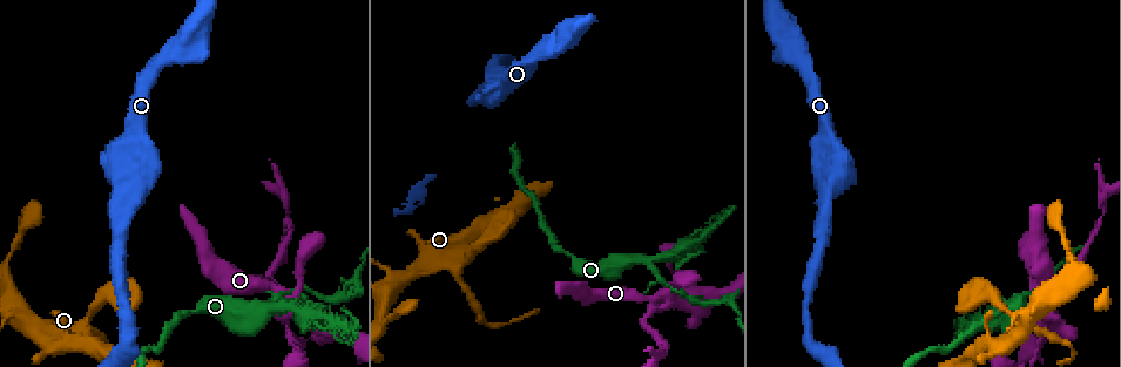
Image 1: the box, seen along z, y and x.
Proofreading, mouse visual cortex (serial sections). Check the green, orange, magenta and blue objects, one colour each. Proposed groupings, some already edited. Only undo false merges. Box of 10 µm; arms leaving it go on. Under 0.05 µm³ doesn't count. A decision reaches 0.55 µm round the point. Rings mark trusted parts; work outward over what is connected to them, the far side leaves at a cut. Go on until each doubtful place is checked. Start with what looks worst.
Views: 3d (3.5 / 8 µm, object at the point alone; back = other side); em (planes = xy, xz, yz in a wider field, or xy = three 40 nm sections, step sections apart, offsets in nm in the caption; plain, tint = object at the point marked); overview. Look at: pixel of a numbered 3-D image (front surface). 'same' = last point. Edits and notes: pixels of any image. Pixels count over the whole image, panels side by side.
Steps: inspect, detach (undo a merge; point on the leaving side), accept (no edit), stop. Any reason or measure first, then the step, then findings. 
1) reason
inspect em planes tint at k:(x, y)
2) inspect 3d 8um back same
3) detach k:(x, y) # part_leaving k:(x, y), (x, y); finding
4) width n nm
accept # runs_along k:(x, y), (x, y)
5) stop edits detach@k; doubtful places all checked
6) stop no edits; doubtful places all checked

abrupt turn
inspect 3d 3.5um at 1:(656, 295)

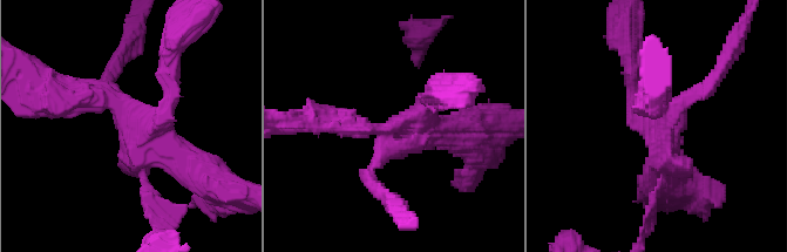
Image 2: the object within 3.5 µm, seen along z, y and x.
shape alone is not enough
inspect em planes tint at 2:(135, 131)

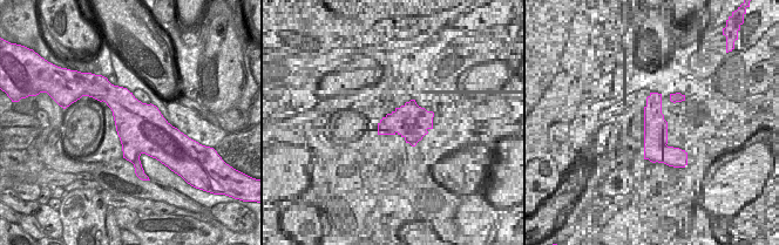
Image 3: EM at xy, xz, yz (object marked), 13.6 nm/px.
inspect em xy step 3 tint same

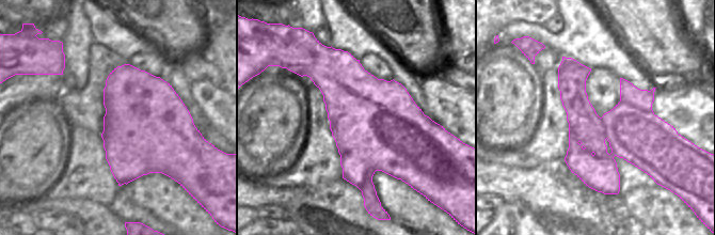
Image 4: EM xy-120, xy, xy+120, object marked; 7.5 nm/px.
accept # runs_along 2:(77, 97), (110, 97), (201, 174); continuous, no second cell

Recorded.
a fork
inspect 3d 3.5um at 1:(650, 260)

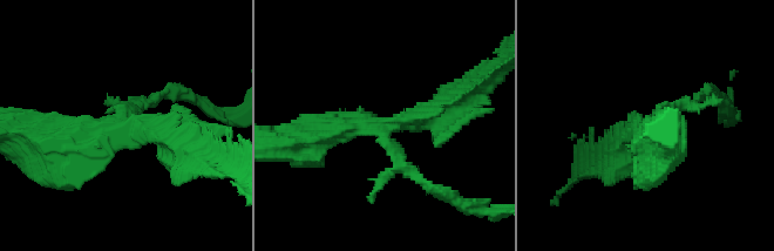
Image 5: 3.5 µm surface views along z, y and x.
inspect em planes tint at 5:(118, 127)

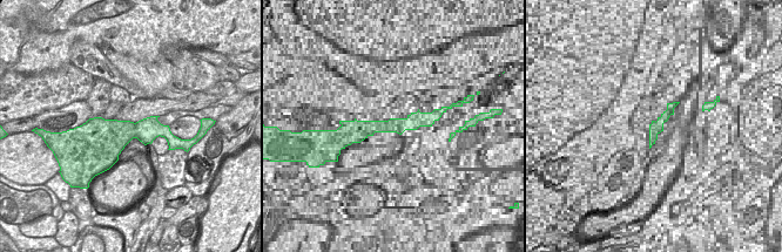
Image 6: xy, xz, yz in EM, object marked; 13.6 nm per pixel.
detach 5:(164, 129) # part_leaving 5:(102, 136), (203, 148); a second cell is stuck on

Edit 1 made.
see it whole again
inspect overview

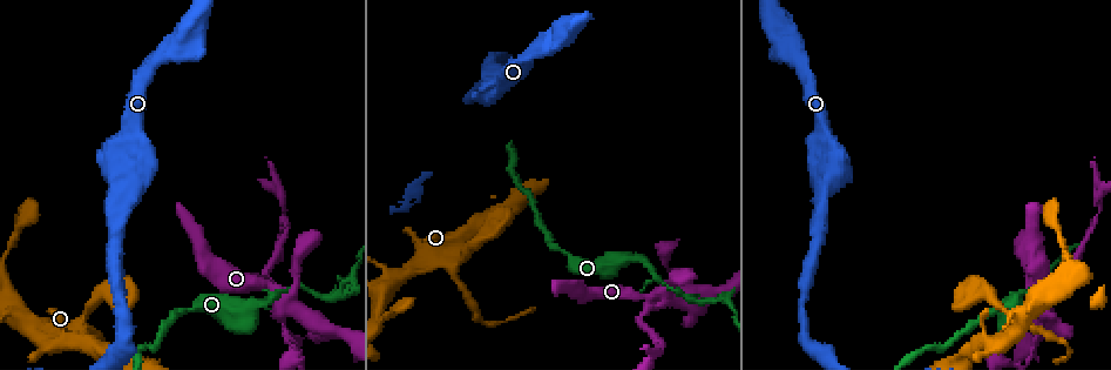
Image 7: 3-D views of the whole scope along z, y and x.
sharp bend
inspect 3d 3.5um at 7:(707, 300)

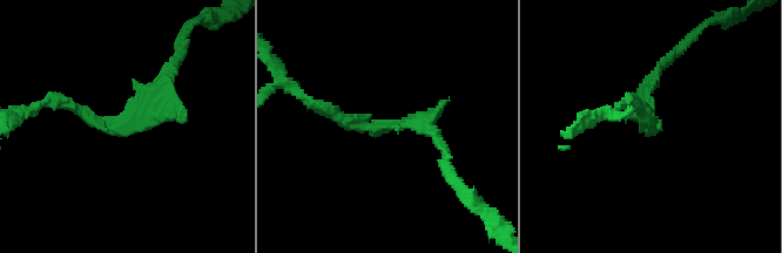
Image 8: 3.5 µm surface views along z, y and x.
arms 3; arm_widths 100, 150, 150 nm
inspect em xy step 5 tint at 8:(125, 126)

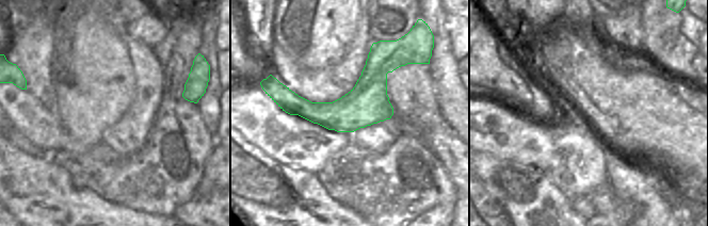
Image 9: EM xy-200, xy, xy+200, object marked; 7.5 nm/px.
inspect em xy step 1 tint same

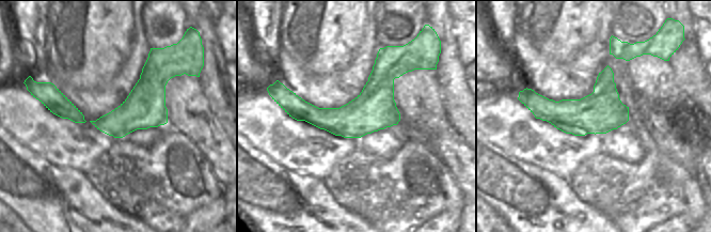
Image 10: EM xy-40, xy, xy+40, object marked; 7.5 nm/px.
accept # runs_along 10:(405, 68), (350, 116), (287, 106); continuous, no second cell

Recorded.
thick turns thin
inspect 3d 3.5um at 7:(286, 328)

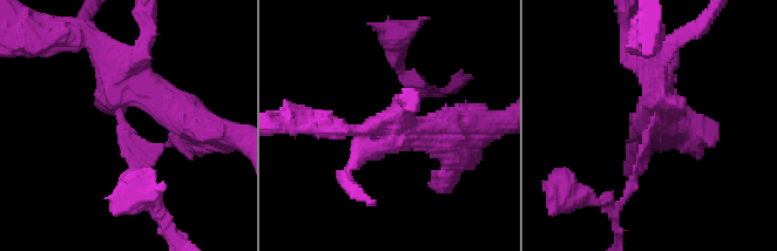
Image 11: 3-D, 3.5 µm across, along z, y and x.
now the EM
inspect em xy step 2 tint at 11:(649, 131)

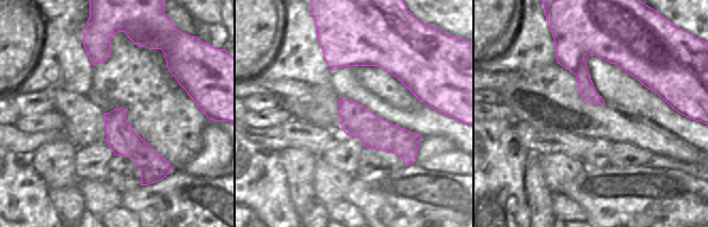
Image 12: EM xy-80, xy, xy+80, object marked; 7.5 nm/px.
cut it another way
inspect em planes tint same

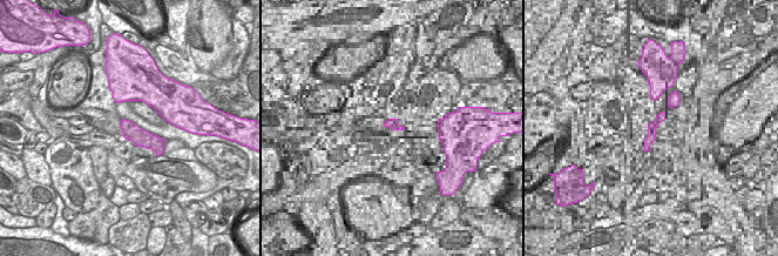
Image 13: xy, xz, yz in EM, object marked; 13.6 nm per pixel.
accept # runs_along 11:(105, 61), (116, 72), (144, 198); one cell here

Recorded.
stop edits detach@5; doubtful places all checked

